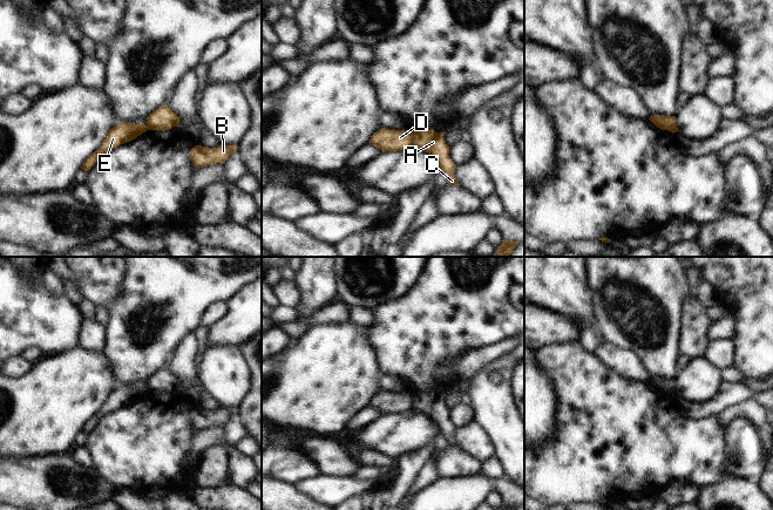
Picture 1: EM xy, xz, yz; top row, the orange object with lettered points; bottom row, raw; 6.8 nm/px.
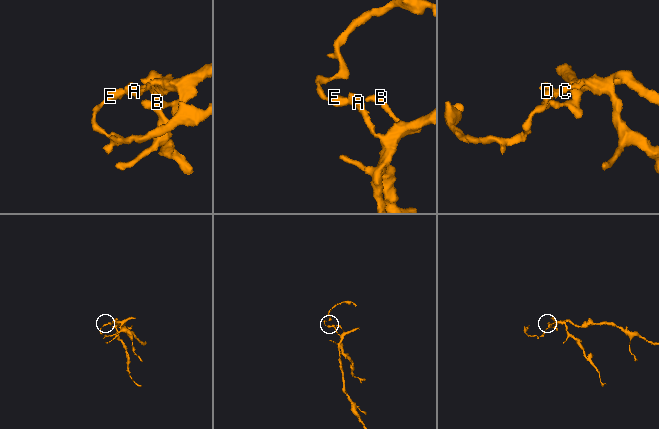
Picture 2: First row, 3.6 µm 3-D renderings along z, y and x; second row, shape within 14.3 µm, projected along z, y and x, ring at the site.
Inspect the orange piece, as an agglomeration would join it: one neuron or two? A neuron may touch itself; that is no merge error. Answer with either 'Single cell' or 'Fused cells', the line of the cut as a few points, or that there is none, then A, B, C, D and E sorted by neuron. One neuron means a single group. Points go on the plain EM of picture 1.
Fused cells. Split along xz (411, 393), (412, 408). Groups: A B C / D E.

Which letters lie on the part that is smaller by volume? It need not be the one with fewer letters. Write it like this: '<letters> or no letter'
D, E

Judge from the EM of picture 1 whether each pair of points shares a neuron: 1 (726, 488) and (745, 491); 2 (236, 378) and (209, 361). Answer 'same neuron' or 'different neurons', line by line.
1: same neuron
2: same neuron

